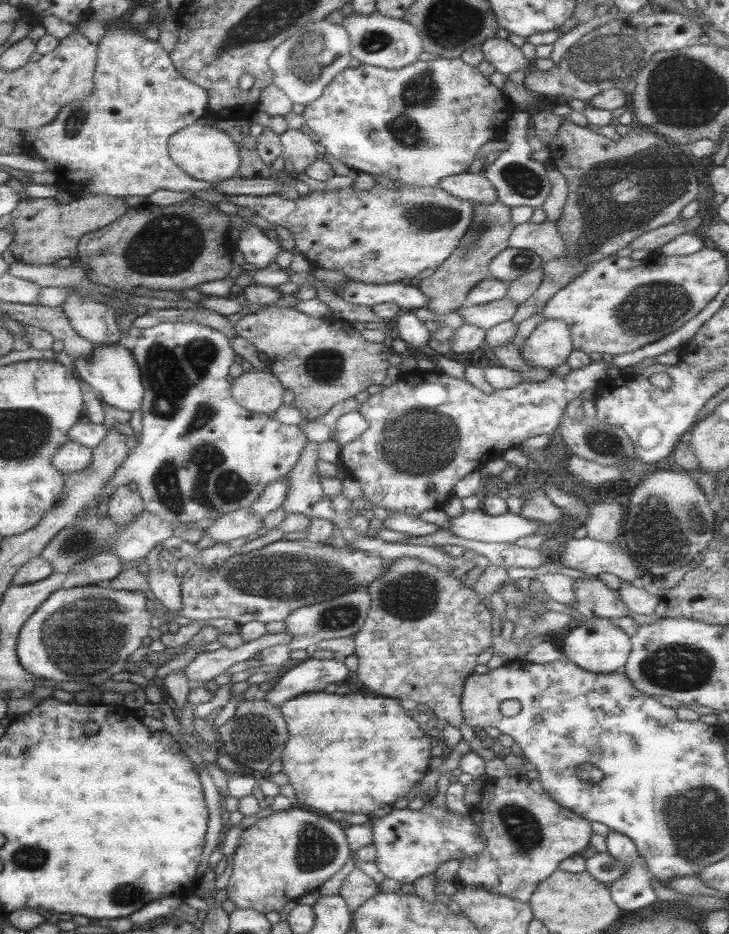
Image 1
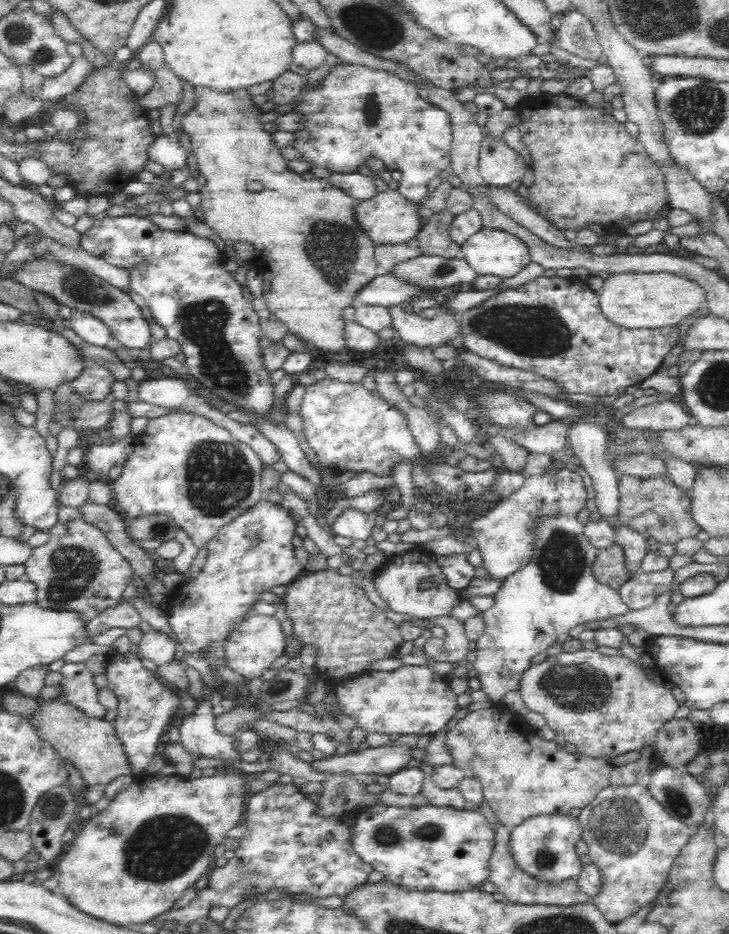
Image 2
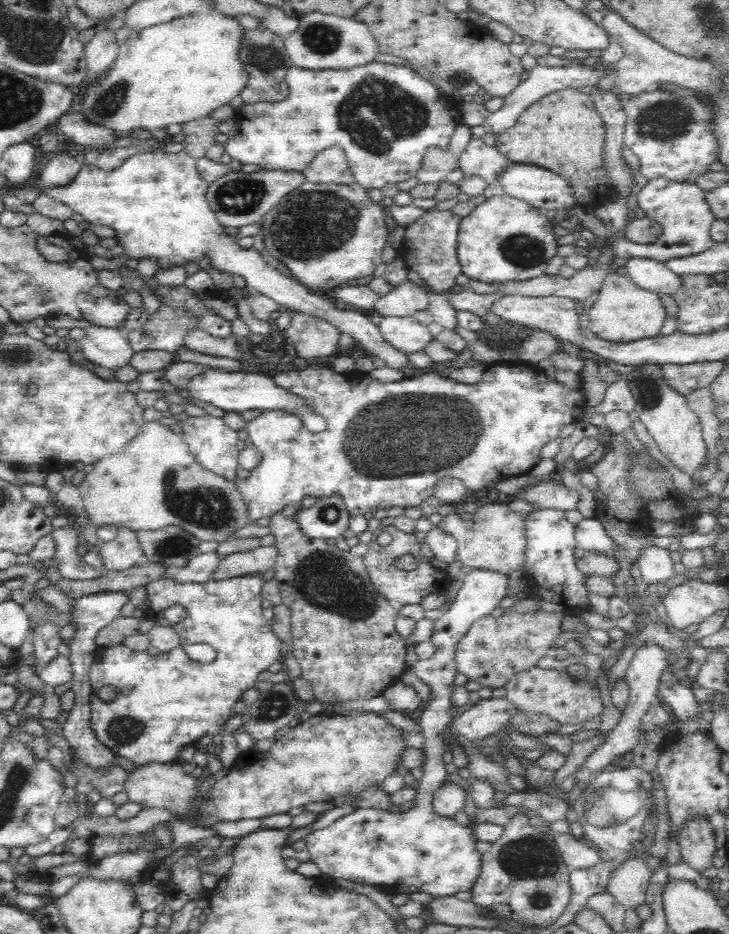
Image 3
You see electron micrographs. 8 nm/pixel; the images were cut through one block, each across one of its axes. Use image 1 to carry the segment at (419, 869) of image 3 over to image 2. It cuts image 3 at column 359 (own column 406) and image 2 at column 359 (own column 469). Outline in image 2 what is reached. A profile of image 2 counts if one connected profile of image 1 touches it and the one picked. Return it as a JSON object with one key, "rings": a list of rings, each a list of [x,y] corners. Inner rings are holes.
{"rings":[[[380,803],[358,814],[351,830],[351,843],[360,859],[387,880],[406,890],[462,892],[478,889],[488,880],[489,862],[494,852],[494,826],[478,810],[437,806],[397,807]]]}

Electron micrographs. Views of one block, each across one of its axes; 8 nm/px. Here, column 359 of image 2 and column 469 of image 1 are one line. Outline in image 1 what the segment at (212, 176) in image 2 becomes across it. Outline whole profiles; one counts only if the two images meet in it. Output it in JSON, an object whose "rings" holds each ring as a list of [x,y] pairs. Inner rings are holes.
{"rings":[[[500,201],[490,203],[474,203],[474,219],[466,229],[466,234],[458,242],[458,247],[435,268],[435,272],[425,279],[422,279],[419,289],[428,299],[426,308],[432,314],[449,314],[462,308],[466,303],[466,296],[480,280],[490,279],[488,267],[498,257],[500,252],[509,248],[509,238],[514,230],[514,222],[510,217],[510,207]]]}

